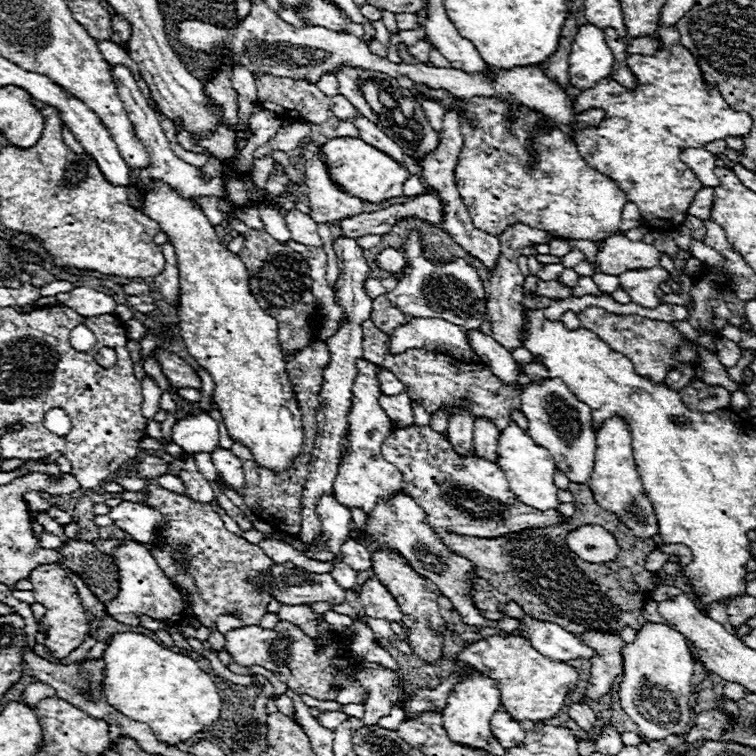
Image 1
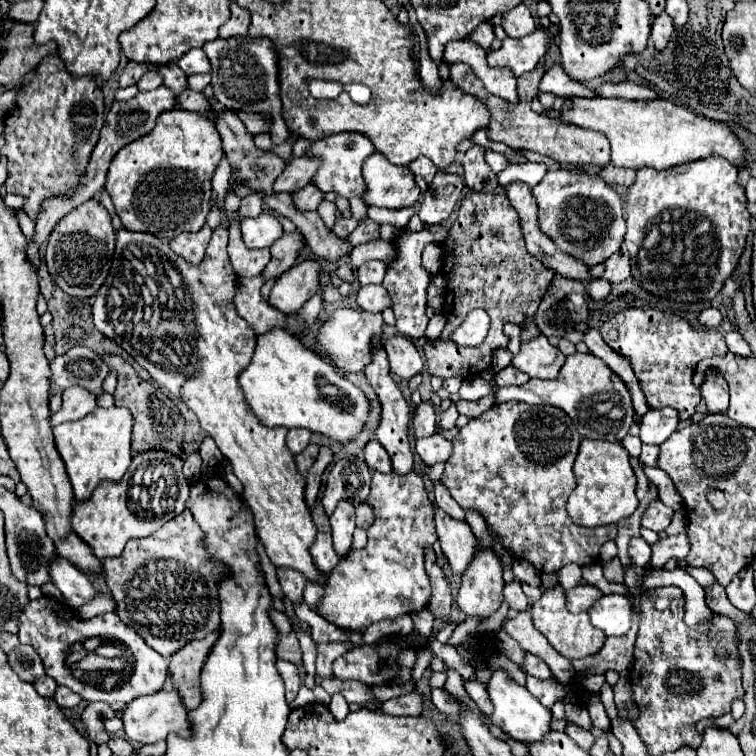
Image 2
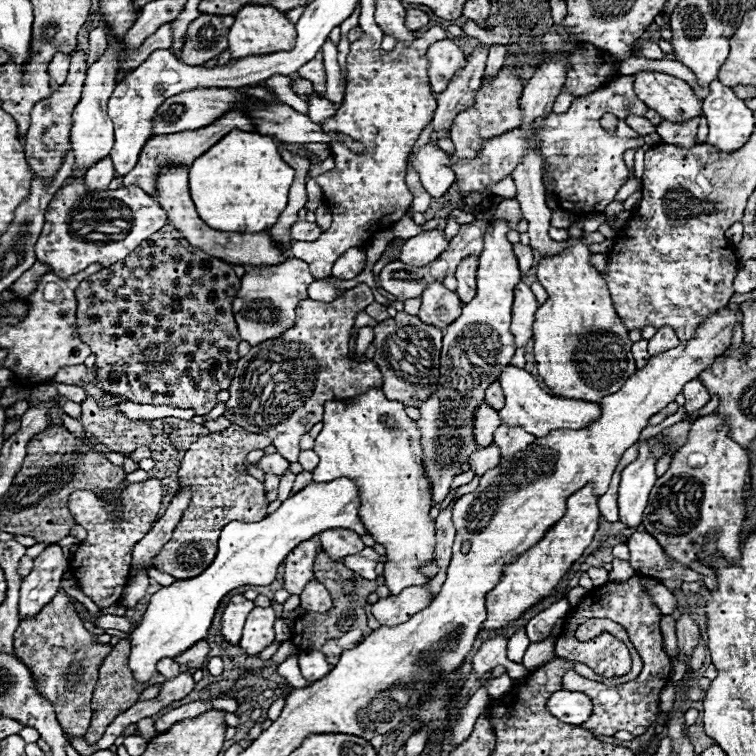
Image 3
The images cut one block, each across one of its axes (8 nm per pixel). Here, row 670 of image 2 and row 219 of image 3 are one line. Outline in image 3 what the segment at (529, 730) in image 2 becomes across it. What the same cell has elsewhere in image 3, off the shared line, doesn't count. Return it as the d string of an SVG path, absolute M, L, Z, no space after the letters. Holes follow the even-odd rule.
M496 218L484 234L484 250L478 266L478 290L472 302L462 306L462 314L444 330L444 346L440 354L440 382L436 392L422 402L420 432L424 448L426 476L434 484L434 504L442 502L450 490L460 466L468 462L470 454L478 448L472 436L472 418L478 404L484 400L484 390L498 380L500 370L510 364L516 348L510 334L510 312L514 286L522 274L512 252L512 242L506 238L510 226L506 220Z

